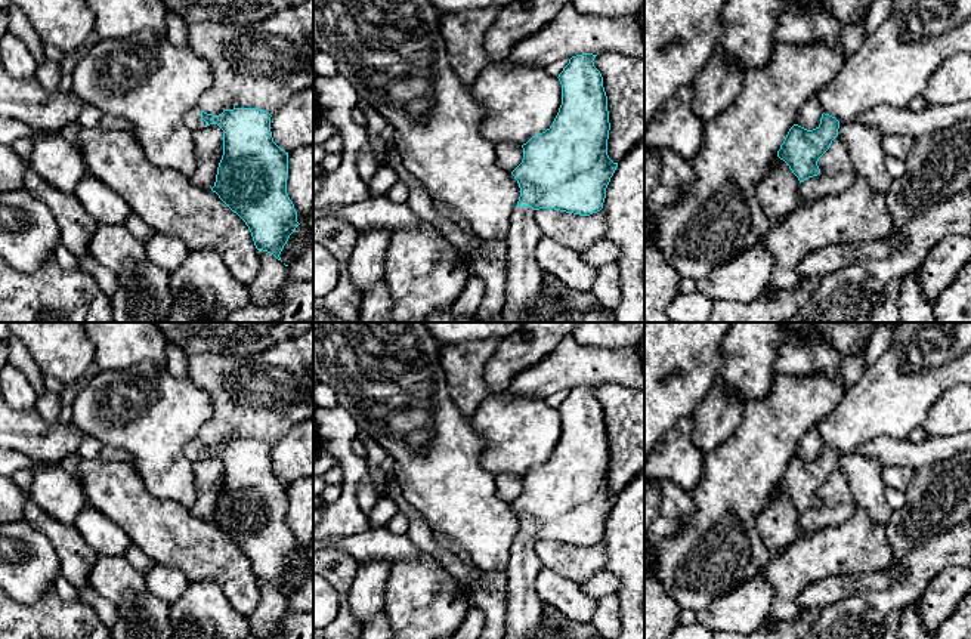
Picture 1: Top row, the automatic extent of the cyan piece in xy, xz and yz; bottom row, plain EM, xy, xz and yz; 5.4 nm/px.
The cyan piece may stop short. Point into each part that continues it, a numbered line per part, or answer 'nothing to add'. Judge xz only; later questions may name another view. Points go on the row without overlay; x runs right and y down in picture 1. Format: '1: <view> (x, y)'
1: xz (523, 611)

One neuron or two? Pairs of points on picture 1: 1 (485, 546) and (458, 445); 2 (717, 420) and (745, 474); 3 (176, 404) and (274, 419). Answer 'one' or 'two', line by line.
1: one
2: two
3: two

